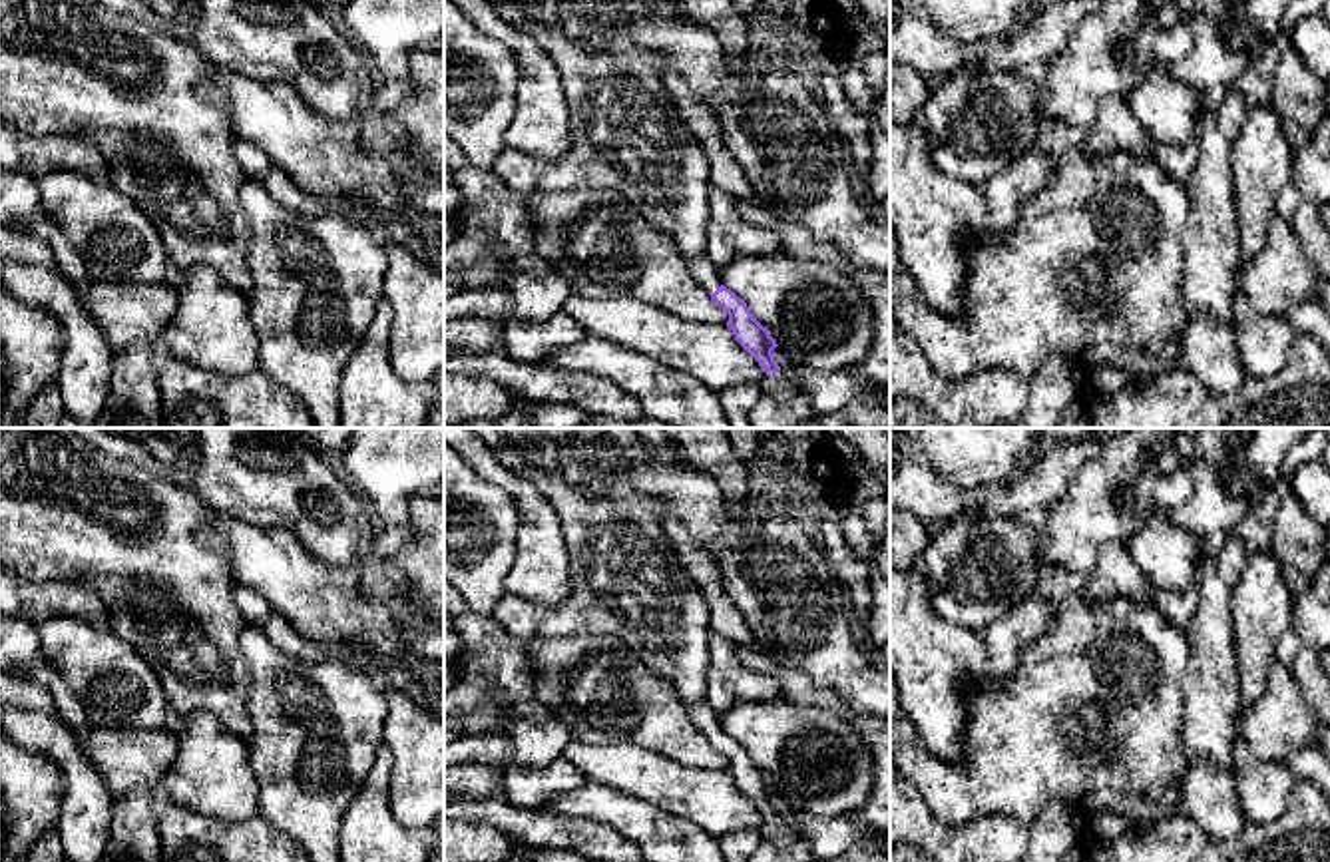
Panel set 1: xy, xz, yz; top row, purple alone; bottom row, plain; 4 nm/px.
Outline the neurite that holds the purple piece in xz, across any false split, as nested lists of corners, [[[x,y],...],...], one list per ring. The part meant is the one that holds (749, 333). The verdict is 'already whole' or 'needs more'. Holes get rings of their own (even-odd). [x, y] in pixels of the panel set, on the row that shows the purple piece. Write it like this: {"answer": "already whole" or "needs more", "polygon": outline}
{"answer": "needs more", "polygon": [[[707,253],[685,259],[691,277],[711,295],[711,299],[729,315],[735,340],[755,356],[763,376],[759,380],[765,396],[788,398],[800,388],[790,382],[776,364],[773,350],[778,346],[771,332],[755,319],[747,303],[721,283],[719,269]]]}

